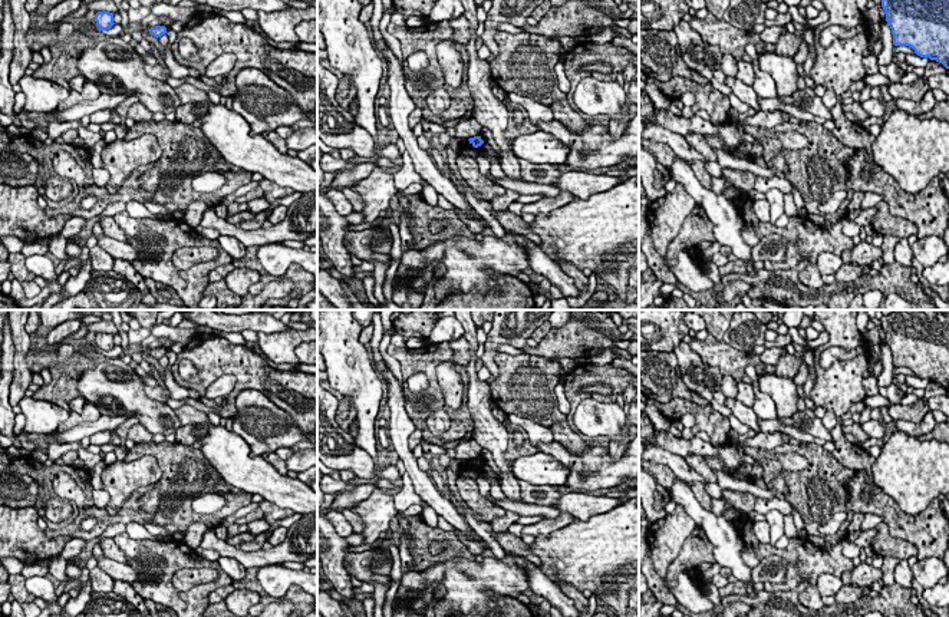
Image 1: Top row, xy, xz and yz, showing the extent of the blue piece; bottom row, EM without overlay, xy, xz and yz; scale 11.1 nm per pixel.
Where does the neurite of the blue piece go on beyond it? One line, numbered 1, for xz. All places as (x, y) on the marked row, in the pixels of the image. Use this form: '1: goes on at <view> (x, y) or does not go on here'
1: does not go on here

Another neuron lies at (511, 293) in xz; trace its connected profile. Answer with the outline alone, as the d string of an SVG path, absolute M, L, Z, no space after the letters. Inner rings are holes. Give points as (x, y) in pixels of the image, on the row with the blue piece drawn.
M495 277L498 287L481 294L477 288L469 293L455 291L435 310L536 310L534 296L527 283L517 277Z

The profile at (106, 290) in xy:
M92 270L86 287L52 310L136 310L141 303L142 294L129 280L112 270Z

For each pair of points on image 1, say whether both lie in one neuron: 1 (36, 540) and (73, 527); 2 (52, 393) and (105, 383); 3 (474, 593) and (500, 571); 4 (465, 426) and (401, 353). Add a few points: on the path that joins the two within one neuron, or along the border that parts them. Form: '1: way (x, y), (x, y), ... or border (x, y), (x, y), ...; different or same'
1: border (45, 531), (50, 538), (73, 537); different
2: border (96, 365), (79, 378), (82, 396); different
3: way (480, 586), (493, 574); same
4: way (445, 406), (434, 395), (431, 373), (421, 363); same

